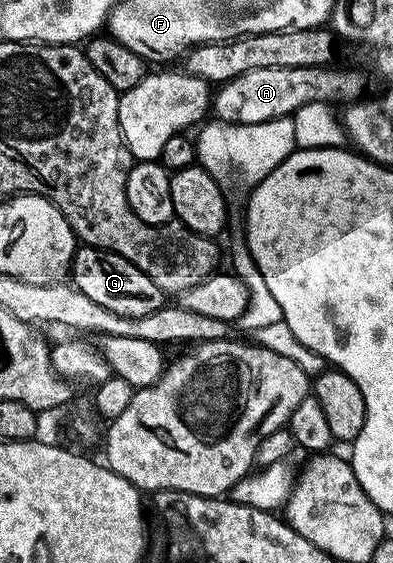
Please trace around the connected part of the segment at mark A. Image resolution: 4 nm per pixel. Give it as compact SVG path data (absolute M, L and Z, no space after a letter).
M328 65L297 69L249 69L249 73L233 77L214 92L214 118L221 123L257 125L261 121L294 116L296 111L310 103L336 105L358 100L364 94L362 77L355 71L334 71L333 68Z

